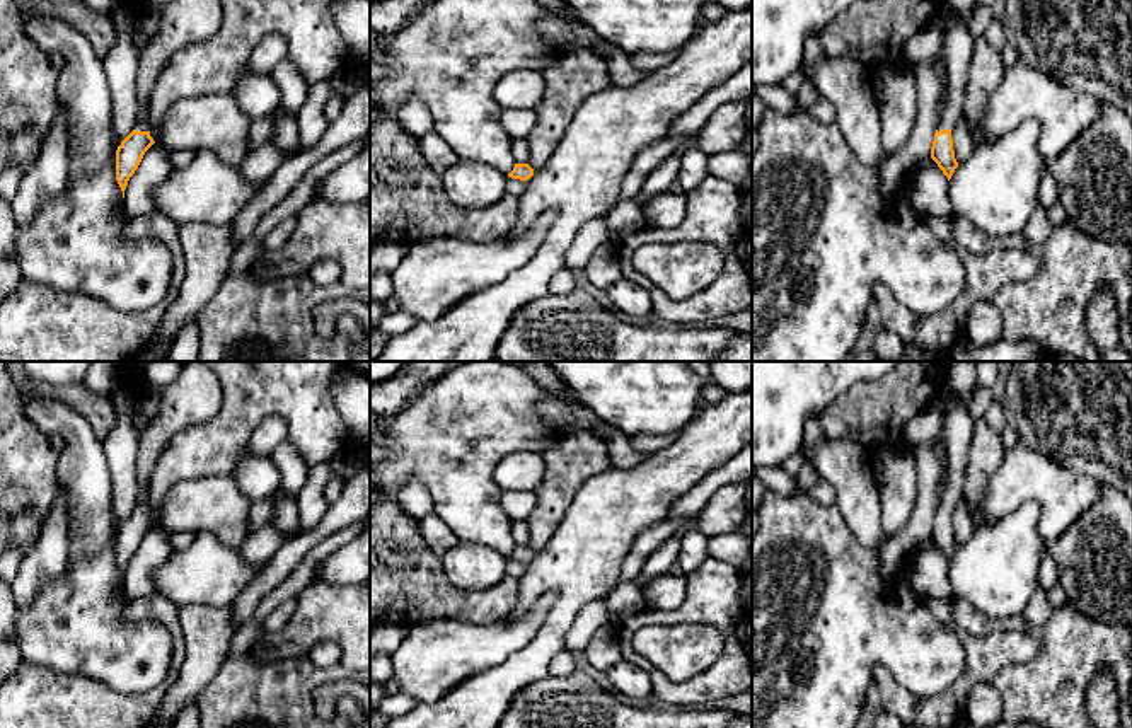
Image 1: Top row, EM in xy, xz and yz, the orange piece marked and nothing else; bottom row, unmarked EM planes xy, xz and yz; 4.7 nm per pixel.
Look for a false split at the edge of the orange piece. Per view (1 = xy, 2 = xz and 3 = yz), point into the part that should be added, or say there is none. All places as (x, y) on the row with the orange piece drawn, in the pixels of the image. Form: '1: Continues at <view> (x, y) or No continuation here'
1: Continues at xy (142, 123)
2: No continuation here
3: Continues at yz (957, 40)

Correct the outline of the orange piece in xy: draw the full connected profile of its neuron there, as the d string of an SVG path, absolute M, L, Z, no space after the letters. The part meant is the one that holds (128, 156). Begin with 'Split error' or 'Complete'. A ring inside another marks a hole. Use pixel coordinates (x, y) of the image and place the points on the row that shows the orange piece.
Split error. M150 104L148 109L143 114L136 116L135 130L121 142L121 145L116 150L116 181L123 191L124 198L124 189L128 186L130 177L135 174L138 169L145 152L155 143L153 138L150 136Z

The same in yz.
Split error. M943 7L938 17L943 27L943 46L946 58L948 92L944 109L939 116L938 130L931 147L931 159L943 174L951 179L958 162L955 159L951 130L963 114L968 68L972 63L973 39L968 31L968 17L960 19L958 12Z

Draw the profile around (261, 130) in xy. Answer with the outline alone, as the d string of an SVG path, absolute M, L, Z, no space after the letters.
M274 113L254 118L249 128L251 147L254 148L263 143L271 143L273 133L274 133Z

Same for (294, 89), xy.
M288 58L281 60L269 75L280 85L281 94L281 102L276 111L297 116L307 101L309 84Z

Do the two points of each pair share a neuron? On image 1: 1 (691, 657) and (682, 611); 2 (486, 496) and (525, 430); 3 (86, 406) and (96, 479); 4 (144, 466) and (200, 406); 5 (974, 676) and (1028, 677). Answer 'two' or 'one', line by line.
1: two
2: one
3: two
4: one
5: two

